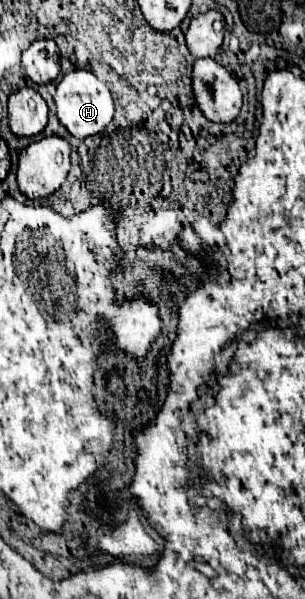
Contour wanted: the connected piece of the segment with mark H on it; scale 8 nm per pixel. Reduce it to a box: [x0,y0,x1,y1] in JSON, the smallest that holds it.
[54,70,114,140]

